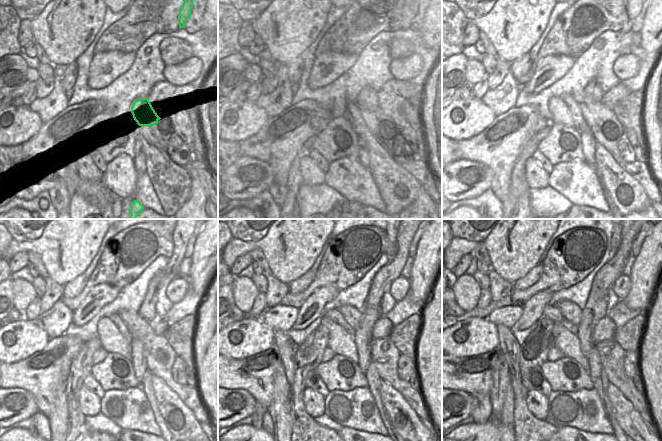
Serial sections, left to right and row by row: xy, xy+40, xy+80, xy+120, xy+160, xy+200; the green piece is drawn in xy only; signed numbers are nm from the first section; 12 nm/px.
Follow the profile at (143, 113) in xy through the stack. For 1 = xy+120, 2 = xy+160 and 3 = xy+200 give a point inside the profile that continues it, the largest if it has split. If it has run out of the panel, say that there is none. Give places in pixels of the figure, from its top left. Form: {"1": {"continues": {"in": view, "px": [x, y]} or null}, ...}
{"1": {"continues": {"in": "xy+120", "px": [180, 239]}}, "2": {"continues": {"in": "xy+160", "px": [390, 272]}}, "3": {"continues": {"in": "xy+200", "px": [614, 272]}}}

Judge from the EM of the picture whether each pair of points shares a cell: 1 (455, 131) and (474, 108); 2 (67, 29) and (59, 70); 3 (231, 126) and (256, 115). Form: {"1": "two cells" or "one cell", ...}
{"1": "one cell", "2": "two cells", "3": "one cell"}

